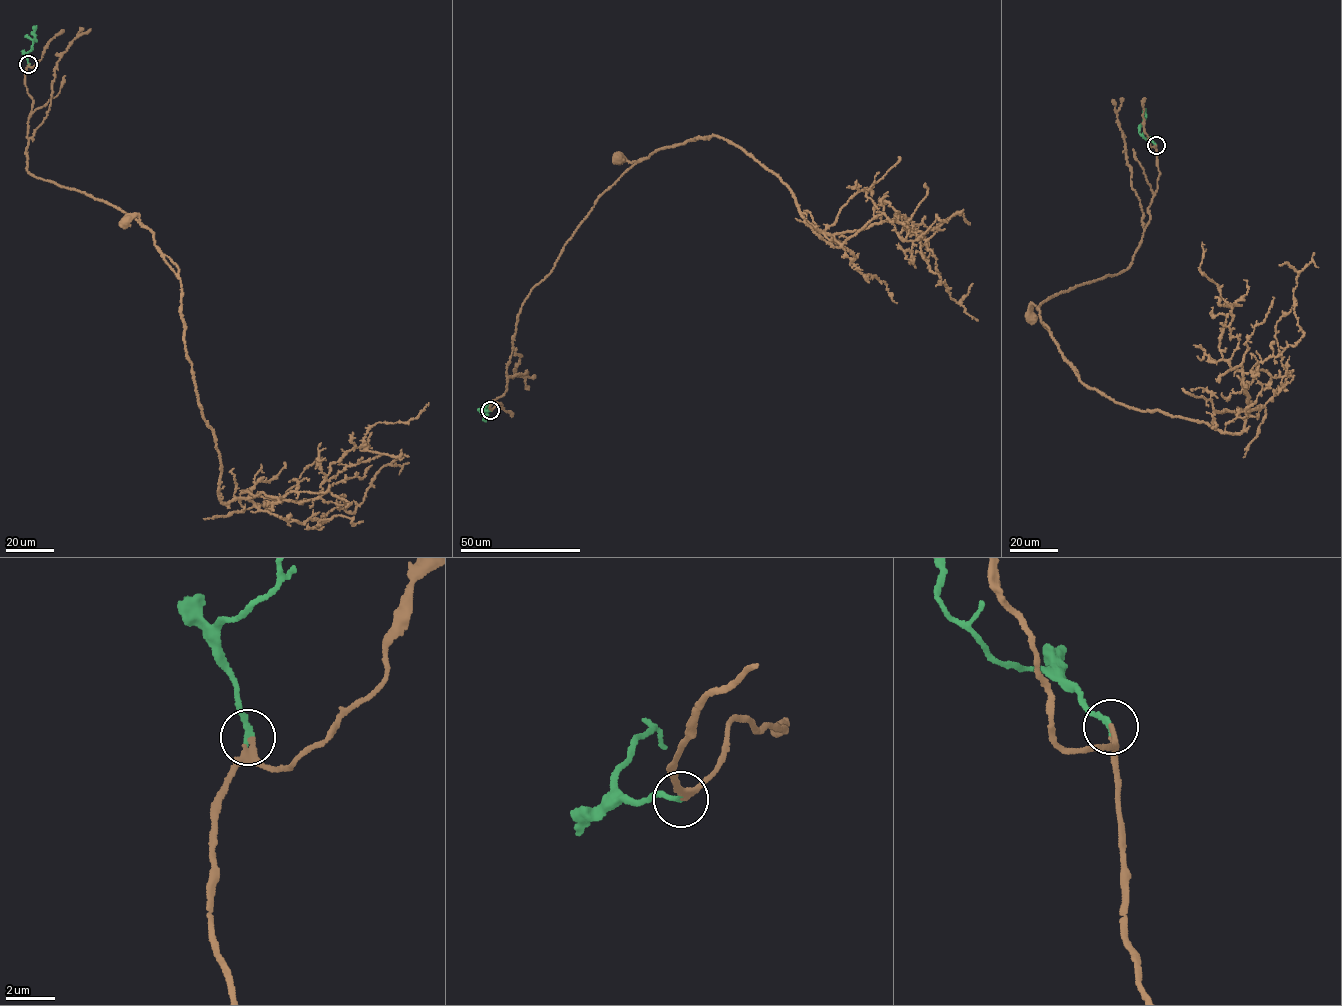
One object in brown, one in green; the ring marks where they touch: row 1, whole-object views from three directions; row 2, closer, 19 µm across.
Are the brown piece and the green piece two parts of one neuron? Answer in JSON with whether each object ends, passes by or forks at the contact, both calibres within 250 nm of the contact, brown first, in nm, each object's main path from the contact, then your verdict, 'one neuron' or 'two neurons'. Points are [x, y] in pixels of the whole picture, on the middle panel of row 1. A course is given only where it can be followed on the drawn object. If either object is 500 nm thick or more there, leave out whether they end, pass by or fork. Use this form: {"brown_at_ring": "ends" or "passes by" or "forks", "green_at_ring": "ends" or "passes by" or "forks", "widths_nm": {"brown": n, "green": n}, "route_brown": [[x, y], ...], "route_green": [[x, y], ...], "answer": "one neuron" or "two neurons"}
{"brown_at_ring": "passes by", "green_at_ring": "ends", "widths_nm": {"brown": 160, "green": 200}, "route_brown": [[491, 410], [494, 399], [507, 388], [506, 366], [521, 305], [554, 267], [596, 200], [637, 162], [617, 159]], "route_green": [[491, 410], [484, 409], [488, 402], [485, 420]], "answer": "one neuron"}

